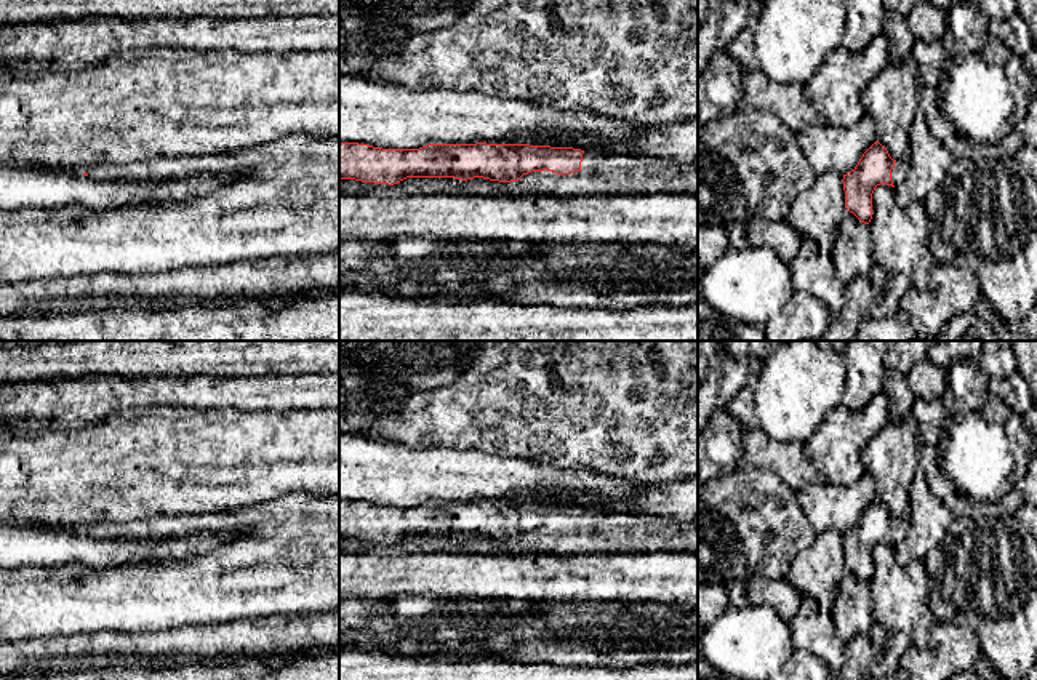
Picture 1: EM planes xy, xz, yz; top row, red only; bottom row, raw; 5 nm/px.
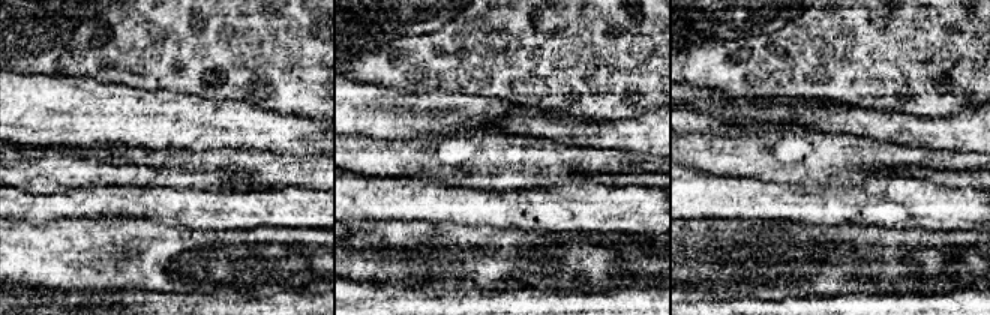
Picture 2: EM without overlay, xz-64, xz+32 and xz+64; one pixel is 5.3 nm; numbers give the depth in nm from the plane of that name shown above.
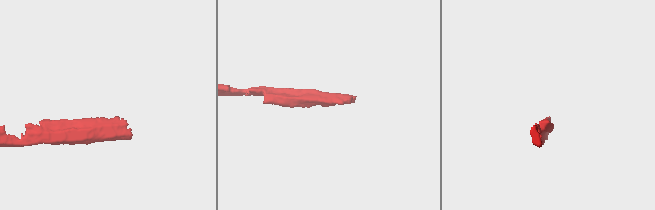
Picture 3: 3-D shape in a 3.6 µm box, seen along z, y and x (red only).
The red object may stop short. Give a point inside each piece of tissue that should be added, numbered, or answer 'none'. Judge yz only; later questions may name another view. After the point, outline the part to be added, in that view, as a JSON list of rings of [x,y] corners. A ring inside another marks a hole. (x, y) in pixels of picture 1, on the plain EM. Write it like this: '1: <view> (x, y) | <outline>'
1: yz (898, 532) | [[[895,520],[895,526],[891,528],[893,544],[901,542],[906,538],[907,530],[909,530],[909,522]]]

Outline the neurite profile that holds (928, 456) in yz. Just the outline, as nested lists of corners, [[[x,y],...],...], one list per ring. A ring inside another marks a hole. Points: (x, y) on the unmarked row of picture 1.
[[[922,445],[919,450],[919,466],[925,470],[925,478],[931,493],[944,501],[955,493],[954,483],[944,477],[939,467],[939,448]]]

